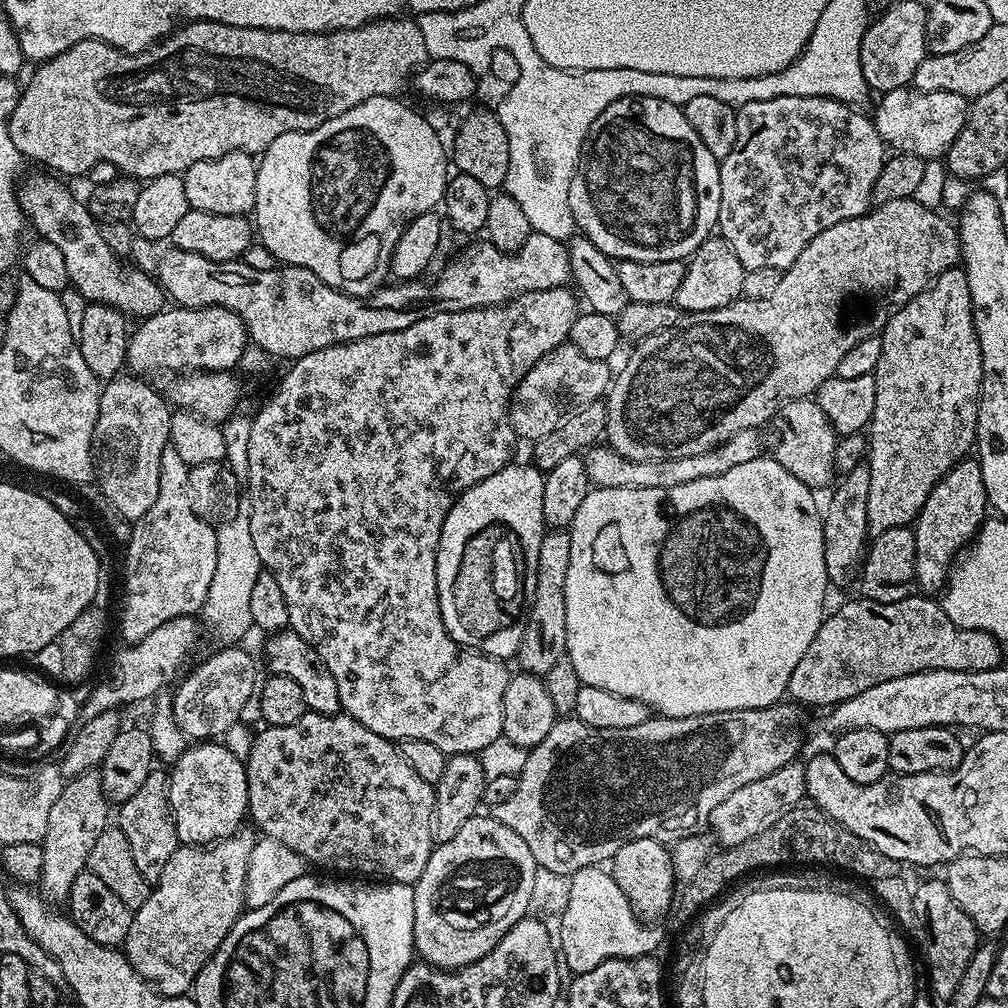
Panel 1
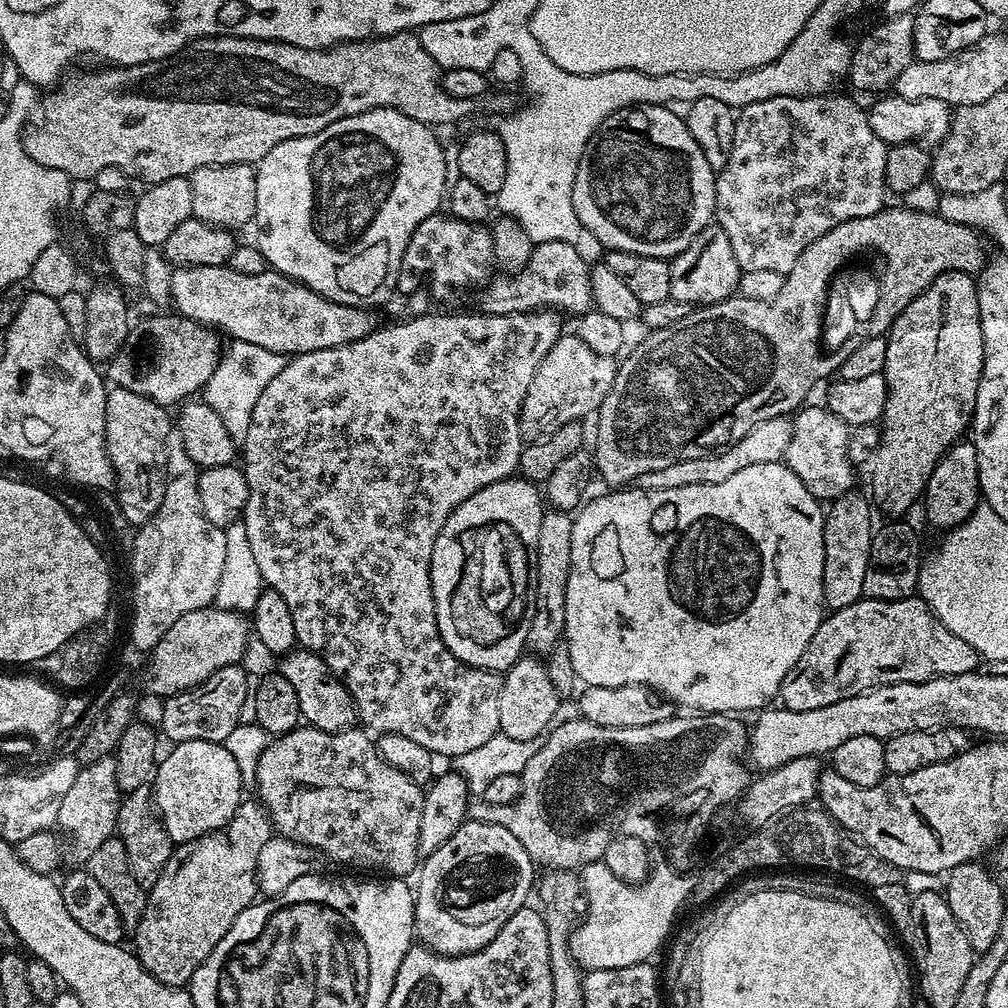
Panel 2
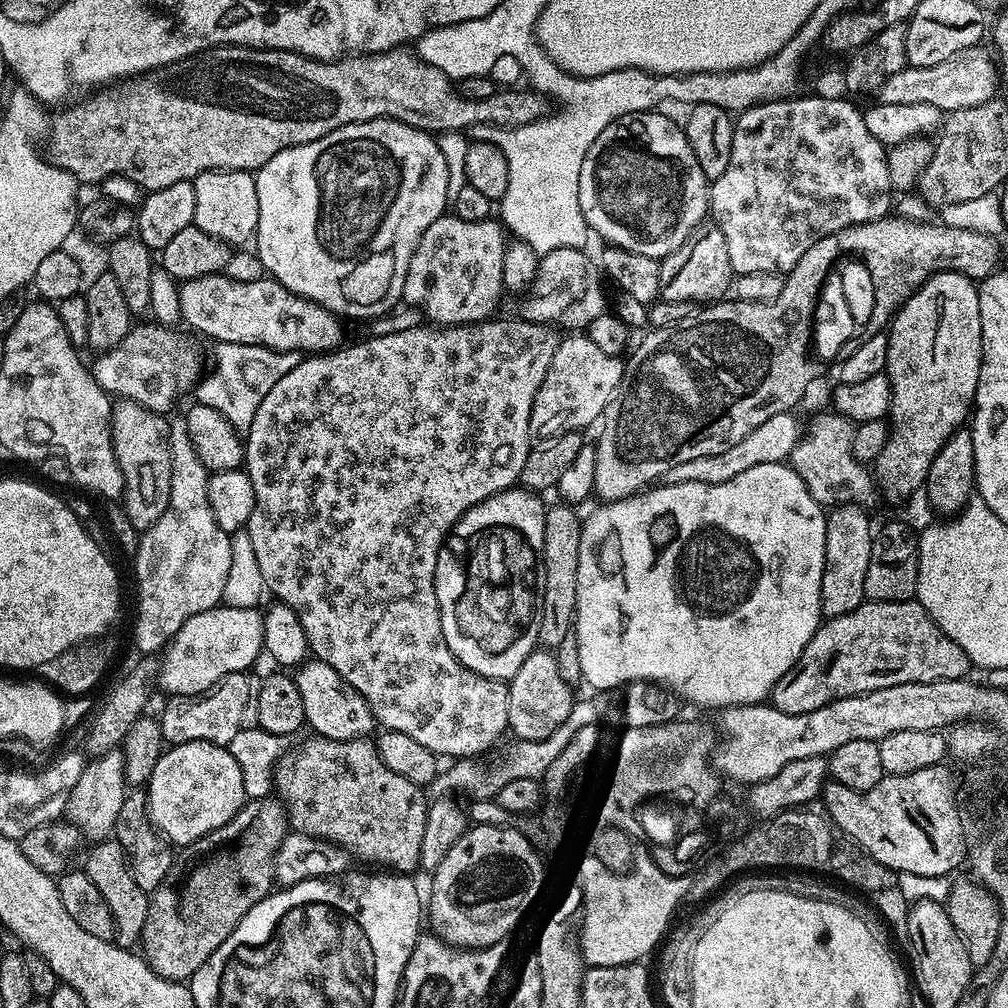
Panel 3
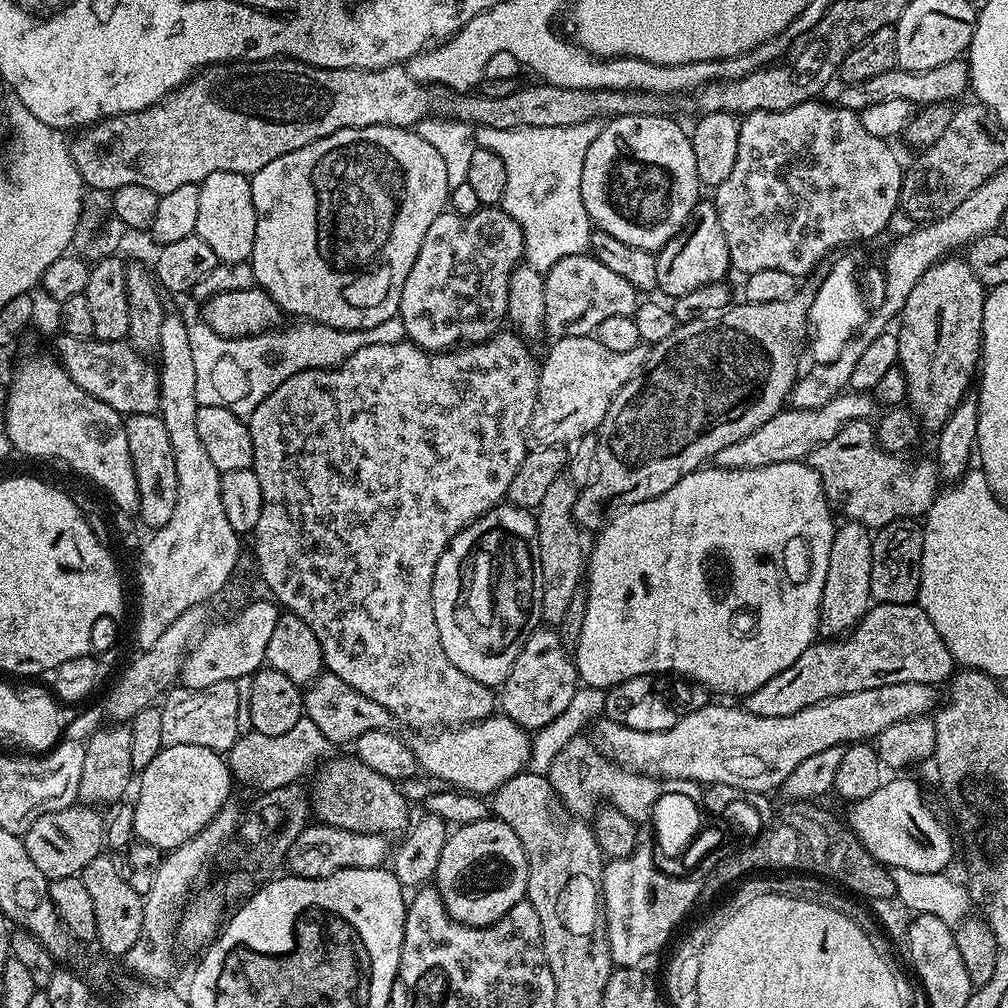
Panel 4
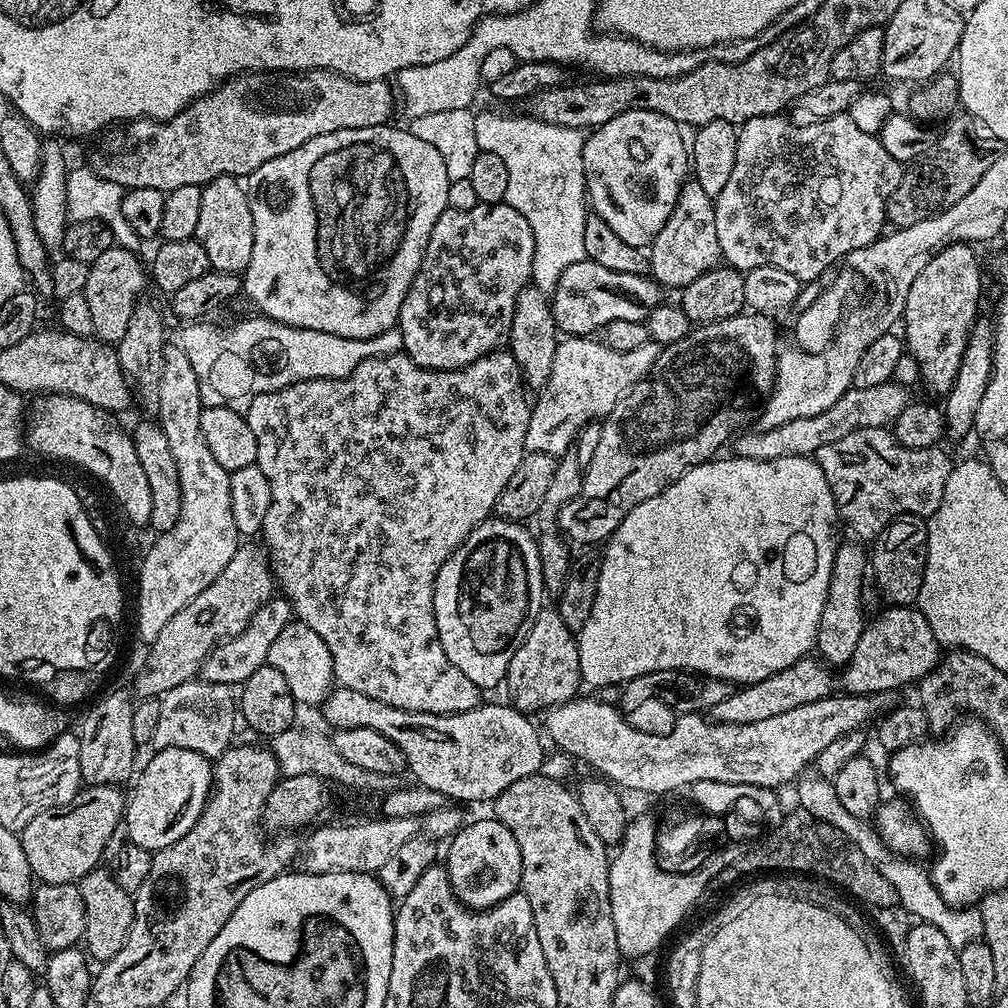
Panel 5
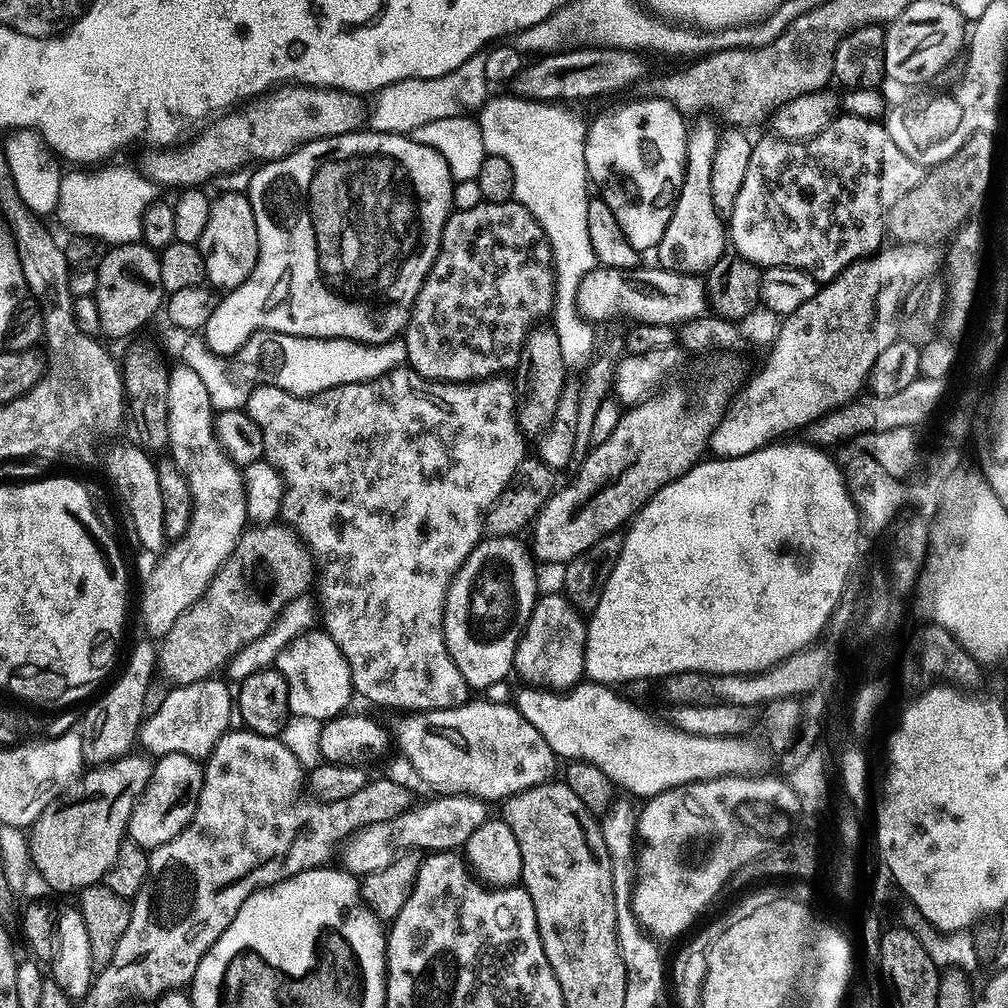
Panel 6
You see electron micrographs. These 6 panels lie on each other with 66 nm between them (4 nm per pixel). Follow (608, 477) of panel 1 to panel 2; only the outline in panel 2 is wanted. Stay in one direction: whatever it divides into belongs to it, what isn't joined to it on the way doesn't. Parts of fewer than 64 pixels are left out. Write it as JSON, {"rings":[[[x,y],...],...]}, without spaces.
{"rings":[[[788,416],[766,418],[766,422],[758,422],[758,426],[751,428],[745,436],[738,438],[738,442],[729,444],[727,448],[721,448],[706,456],[674,462],[674,466],[662,466],[662,470],[650,470],[650,474],[642,474],[635,480],[635,487],[650,490],[674,490],[678,486],[717,484],[738,474],[738,470],[746,470],[746,466],[781,463],[790,446],[793,427],[793,421]]]}

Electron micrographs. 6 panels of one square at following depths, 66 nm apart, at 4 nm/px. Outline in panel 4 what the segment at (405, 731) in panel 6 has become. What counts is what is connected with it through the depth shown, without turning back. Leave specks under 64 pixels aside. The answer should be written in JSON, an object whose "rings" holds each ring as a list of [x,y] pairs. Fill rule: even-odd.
{"rings":[[[324,670],[304,692],[304,715],[314,722],[318,729],[334,746],[351,745],[366,730],[388,730],[393,727],[392,715],[384,706],[378,706],[374,698],[358,694],[350,682],[342,682],[334,673]],[[493,714],[486,717],[485,720],[479,720],[478,722],[474,722],[473,724],[466,724],[463,726],[453,727],[451,730],[440,730],[435,734],[416,734],[413,735],[416,737],[411,737],[410,743],[412,749],[414,750],[414,758],[416,759],[416,763],[418,765],[419,771],[421,773],[427,774],[431,777],[432,780],[436,782],[441,782],[441,780],[445,780],[445,785],[451,786],[453,789],[459,790],[465,794],[471,794],[474,796],[479,796],[481,798],[487,797],[489,794],[496,791],[496,789],[501,788],[503,784],[510,778],[514,778],[520,772],[525,771],[529,767],[529,756],[532,750],[533,741],[530,739],[529,733],[525,731],[523,728],[520,728],[519,725],[515,724],[510,717],[505,714]]]}

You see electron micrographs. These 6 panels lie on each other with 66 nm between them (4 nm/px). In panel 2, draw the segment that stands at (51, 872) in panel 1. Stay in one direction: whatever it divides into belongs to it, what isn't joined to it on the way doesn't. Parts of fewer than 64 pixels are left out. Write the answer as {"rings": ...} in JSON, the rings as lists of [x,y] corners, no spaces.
{"rings":[[[115,755],[98,758],[81,767],[74,778],[74,783],[70,785],[69,792],[62,797],[62,806],[58,806],[56,824],[66,837],[67,855],[69,852],[74,859],[86,862],[90,854],[94,854],[94,850],[102,846],[102,842],[106,842],[114,835],[121,799],[122,793],[116,777]]]}

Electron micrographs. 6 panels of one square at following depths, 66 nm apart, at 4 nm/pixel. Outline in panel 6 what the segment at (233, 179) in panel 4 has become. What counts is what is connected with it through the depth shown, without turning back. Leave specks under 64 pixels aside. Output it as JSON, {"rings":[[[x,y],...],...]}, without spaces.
{"rings":[[[224,192],[211,197],[206,230],[198,245],[204,263],[207,283],[217,290],[231,290],[242,286],[250,278],[250,270],[258,262],[258,222],[254,222],[254,210],[247,195],[240,192]]]}

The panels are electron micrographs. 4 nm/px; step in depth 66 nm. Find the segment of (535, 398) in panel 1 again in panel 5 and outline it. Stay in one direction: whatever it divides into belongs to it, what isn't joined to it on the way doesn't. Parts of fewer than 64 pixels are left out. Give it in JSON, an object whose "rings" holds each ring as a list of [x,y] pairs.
{"rings":[[[568,336],[561,339],[554,350],[554,362],[549,380],[535,397],[528,413],[525,449],[561,457],[573,447],[582,429],[592,421],[599,421],[654,366],[661,345],[648,339],[634,350],[619,352],[596,338]]]}

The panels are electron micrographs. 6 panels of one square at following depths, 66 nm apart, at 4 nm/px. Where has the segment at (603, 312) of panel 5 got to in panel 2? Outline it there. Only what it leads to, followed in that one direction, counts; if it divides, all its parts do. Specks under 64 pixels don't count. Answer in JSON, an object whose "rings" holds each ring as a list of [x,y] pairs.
{"rings":[[[570,242],[536,244],[528,265],[522,271],[515,275],[500,274],[500,277],[497,275],[481,291],[485,292],[480,296],[479,309],[490,316],[537,310],[559,310],[561,313],[576,312],[575,314],[589,311],[594,304],[592,274],[589,261],[584,261],[584,256],[578,249],[576,244]]]}

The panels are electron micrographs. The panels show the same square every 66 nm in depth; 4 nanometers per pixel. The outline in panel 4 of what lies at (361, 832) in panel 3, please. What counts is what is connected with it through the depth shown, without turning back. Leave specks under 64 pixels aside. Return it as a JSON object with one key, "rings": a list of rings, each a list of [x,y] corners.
{"rings":[[[348,754],[348,756],[338,757],[337,760],[334,759],[321,763],[315,769],[314,775],[316,774],[316,777],[312,780],[312,788],[310,787],[312,816],[319,823],[329,824],[335,828],[350,830],[351,832],[369,832],[389,838],[395,837],[395,832],[401,831],[400,833],[403,833],[409,827],[408,809],[410,809],[410,803],[399,793],[397,781],[382,778],[382,774],[370,770],[370,766],[366,766],[361,760],[357,760],[355,755]]]}

